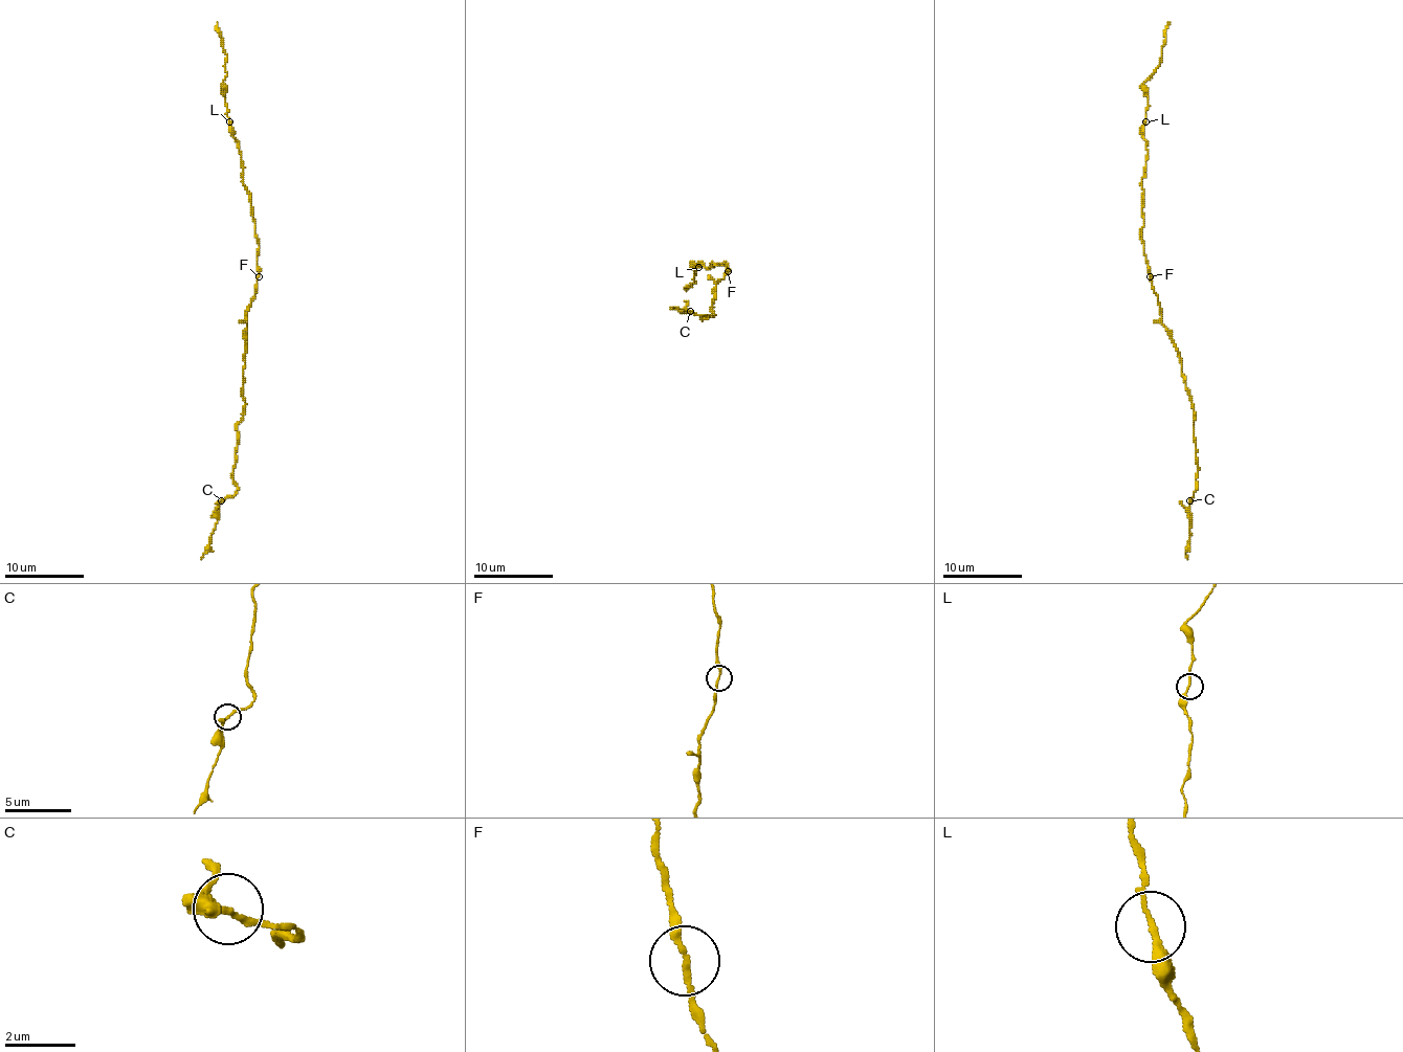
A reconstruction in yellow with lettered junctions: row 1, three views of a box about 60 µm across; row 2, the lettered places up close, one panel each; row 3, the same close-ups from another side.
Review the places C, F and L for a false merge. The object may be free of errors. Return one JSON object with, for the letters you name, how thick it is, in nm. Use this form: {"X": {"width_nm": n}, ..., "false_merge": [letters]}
{"false_merge": []}

